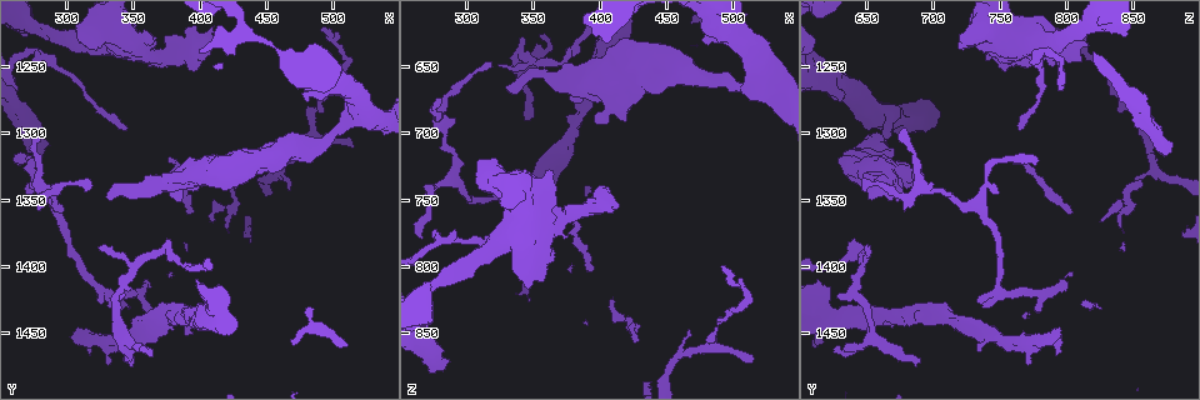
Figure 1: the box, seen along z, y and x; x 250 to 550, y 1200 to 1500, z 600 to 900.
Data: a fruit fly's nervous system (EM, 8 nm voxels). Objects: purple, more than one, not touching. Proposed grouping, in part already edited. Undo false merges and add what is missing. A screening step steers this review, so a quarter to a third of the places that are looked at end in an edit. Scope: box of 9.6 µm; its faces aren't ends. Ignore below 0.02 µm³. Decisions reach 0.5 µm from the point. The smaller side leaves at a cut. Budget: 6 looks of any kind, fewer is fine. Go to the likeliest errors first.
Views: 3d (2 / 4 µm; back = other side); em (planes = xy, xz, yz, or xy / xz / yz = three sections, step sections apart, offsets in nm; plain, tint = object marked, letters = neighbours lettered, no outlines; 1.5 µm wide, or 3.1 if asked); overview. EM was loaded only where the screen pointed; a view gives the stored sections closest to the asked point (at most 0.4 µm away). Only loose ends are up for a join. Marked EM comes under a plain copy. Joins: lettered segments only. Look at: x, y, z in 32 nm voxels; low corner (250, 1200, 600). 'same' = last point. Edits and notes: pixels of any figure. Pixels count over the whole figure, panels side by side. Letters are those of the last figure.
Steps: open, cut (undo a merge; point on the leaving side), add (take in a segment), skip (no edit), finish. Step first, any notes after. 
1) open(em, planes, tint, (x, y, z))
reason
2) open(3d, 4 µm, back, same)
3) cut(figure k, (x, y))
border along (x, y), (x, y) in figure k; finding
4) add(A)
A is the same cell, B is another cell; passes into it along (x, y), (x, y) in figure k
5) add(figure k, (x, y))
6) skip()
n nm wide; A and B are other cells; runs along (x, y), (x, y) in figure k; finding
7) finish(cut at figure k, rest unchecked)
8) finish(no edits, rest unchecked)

open(em, xy, step 4, letters, (280, 1316, 872))
free end

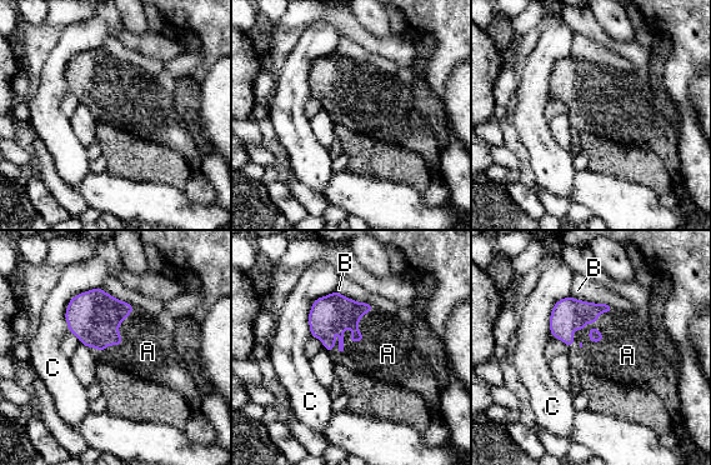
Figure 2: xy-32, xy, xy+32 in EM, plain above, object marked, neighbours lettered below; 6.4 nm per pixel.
open(em, planes, letters, same)

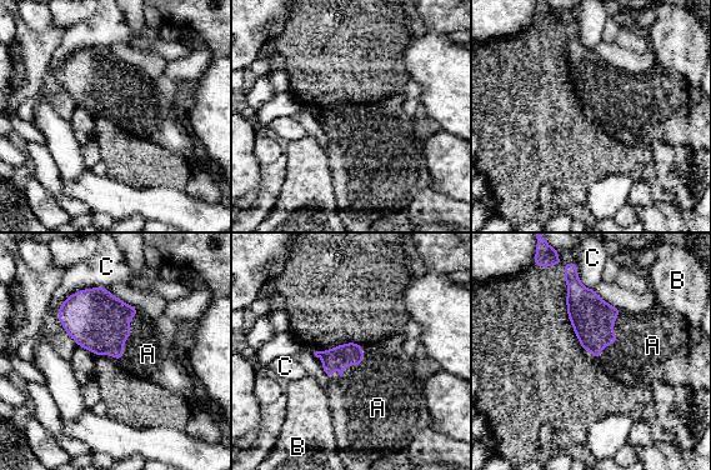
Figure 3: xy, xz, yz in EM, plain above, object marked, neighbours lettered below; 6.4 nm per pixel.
add(A)
A is the same cell, B and C are other cells; passes into it along (98, 321), (123, 344), (148, 354) in figure 3; it goes on there

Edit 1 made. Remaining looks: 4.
open(overview)

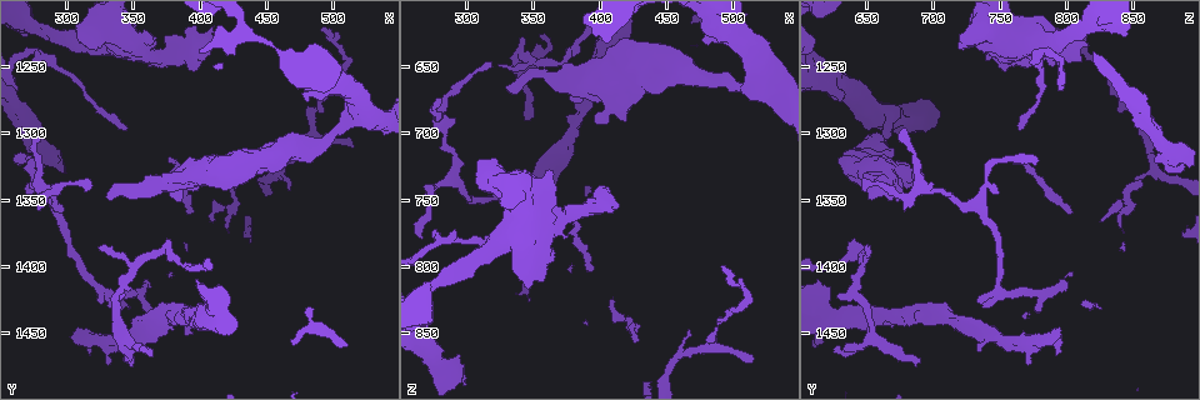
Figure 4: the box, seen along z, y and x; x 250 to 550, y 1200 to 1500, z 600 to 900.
open(3d, 2 µm, back, (466, 1342, 848))
an open end

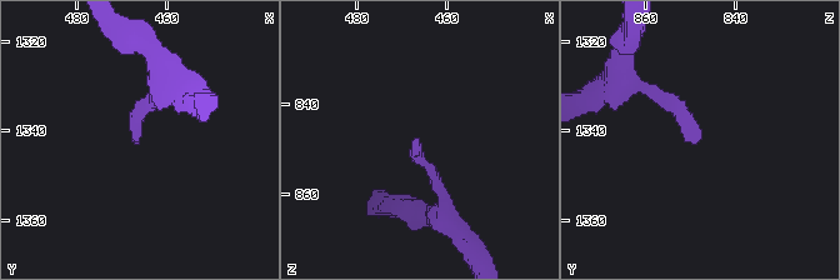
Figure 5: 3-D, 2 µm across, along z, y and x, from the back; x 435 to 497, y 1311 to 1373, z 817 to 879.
open(em, yz, step 8, letters, (467, 1342, 848))
need the tissue

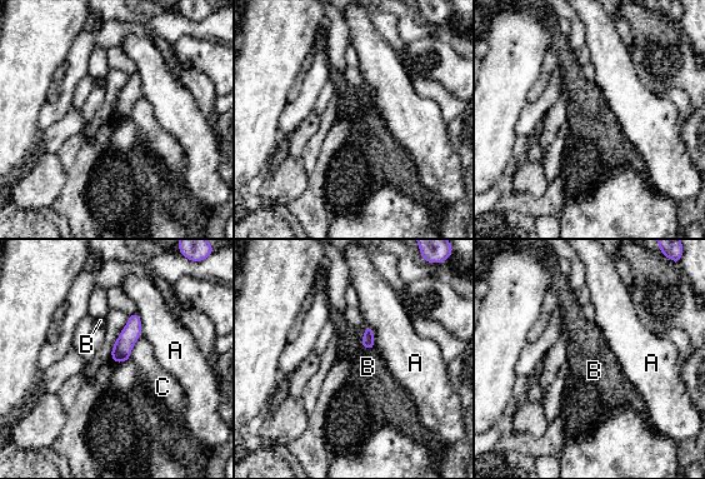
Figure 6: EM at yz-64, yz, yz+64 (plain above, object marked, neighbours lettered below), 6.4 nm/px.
skip()
A, B and C are other cells; border along (363, 330), (361, 345), (374, 349) in figure 6; no lettered segment goes on from it

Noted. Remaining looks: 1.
finish(add at figure 3, rest unchecked)

